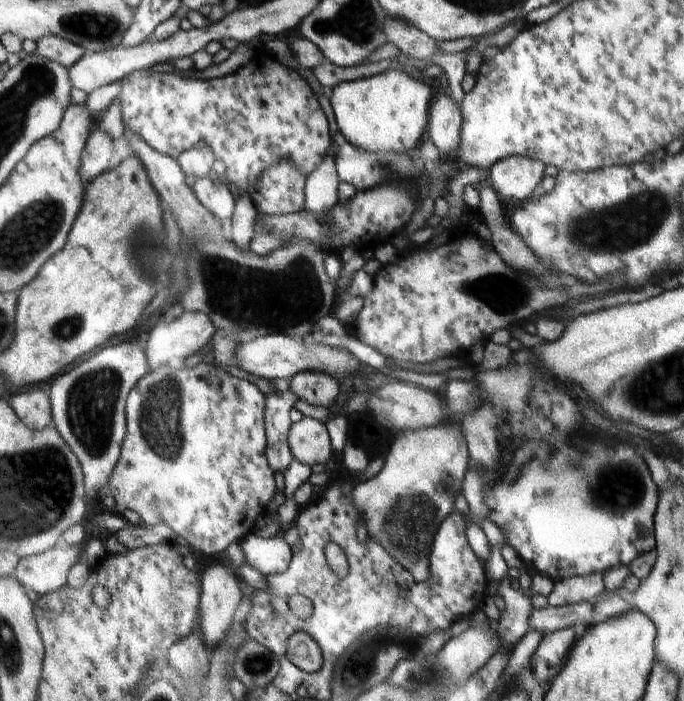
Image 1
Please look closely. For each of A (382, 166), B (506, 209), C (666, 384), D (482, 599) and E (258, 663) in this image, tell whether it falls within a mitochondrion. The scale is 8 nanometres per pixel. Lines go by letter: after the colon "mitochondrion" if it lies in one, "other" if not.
A: mitochondrion
B: other
C: mitochondrion
D: other
E: mitochondrion

